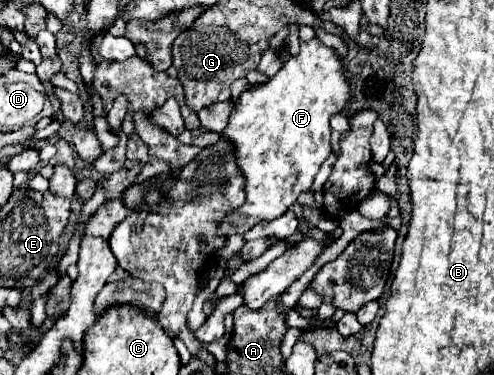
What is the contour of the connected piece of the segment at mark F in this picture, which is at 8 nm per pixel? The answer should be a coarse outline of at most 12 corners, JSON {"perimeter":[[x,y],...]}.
{"perimeter":[[314,36],[240,94],[224,138],[246,202],[220,234],[280,218],[332,154],[346,64]]}

